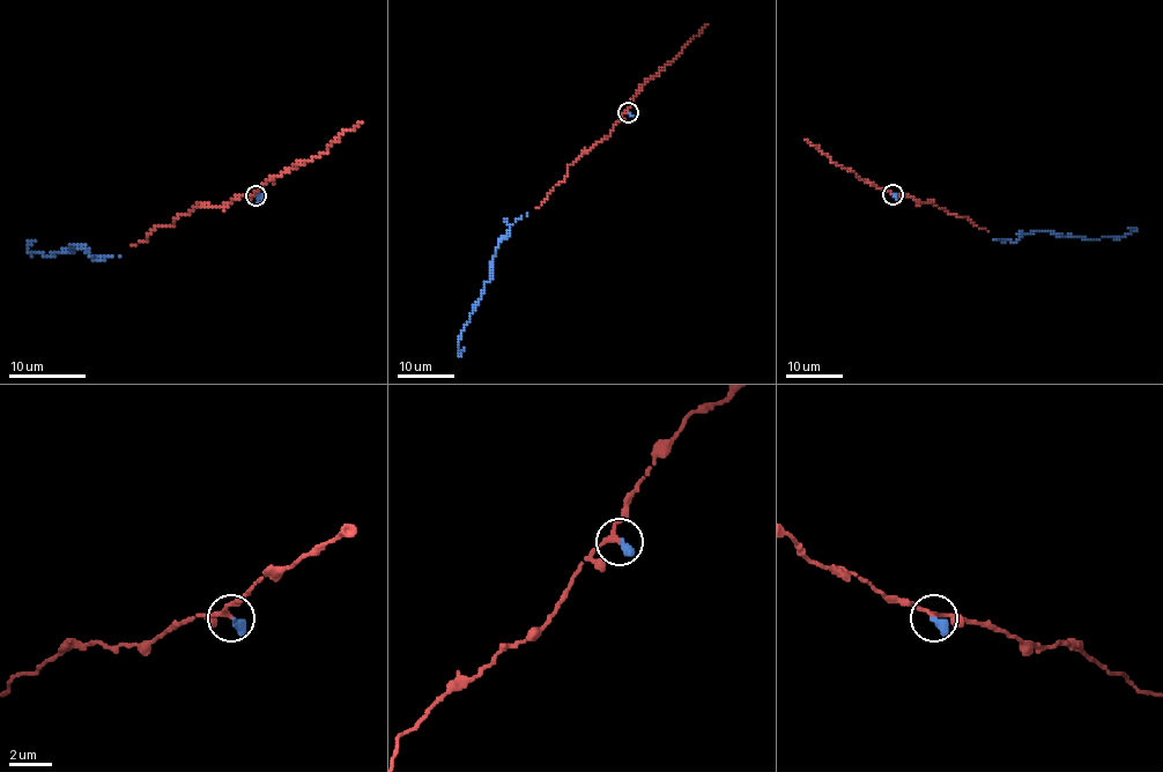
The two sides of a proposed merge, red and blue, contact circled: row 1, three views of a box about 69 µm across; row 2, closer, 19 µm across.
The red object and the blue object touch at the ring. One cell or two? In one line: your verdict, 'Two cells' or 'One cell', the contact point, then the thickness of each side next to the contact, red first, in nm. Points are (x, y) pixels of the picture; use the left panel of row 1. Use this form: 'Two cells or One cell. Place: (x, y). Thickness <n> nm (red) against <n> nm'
One cell. Place: (256, 195). Thickness 240 nm (red) against 400 nm

